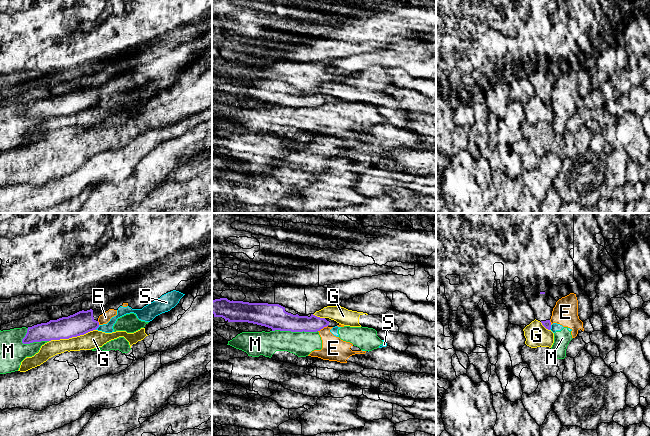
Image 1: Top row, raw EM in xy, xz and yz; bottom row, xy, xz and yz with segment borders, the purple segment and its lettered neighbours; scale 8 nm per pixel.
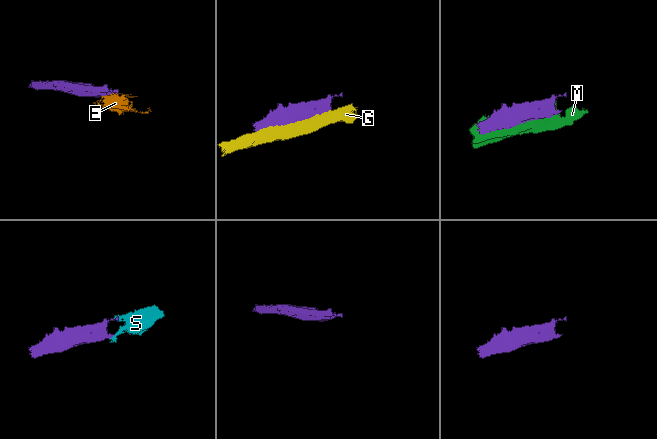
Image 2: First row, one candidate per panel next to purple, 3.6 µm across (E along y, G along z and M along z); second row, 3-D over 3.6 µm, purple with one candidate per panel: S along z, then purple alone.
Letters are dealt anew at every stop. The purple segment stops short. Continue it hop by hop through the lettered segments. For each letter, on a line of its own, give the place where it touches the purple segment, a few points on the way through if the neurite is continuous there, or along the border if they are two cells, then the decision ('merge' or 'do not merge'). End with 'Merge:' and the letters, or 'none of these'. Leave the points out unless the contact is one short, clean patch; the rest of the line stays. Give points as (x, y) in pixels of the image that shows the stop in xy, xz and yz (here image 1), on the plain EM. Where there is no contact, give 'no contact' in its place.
E: xz (322, 104) | along xz (327, 101), (318, 107) | do not merge
G: xy (72, 112) | do not merge
M: xz (295, 107) | do not merge
S: xy (97, 103) | along xy (99, 101), (95, 105) | do not merge
Merge: none of these

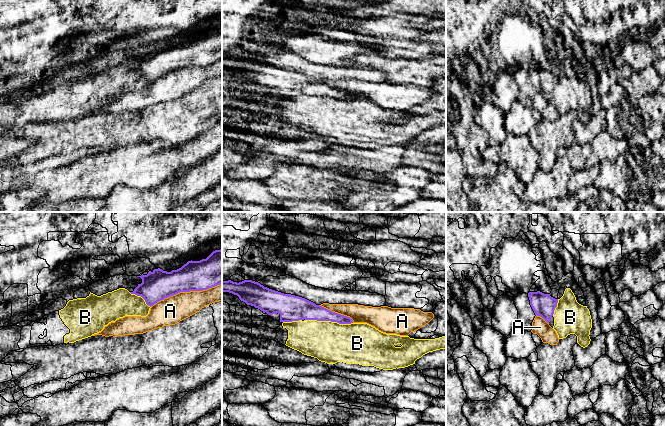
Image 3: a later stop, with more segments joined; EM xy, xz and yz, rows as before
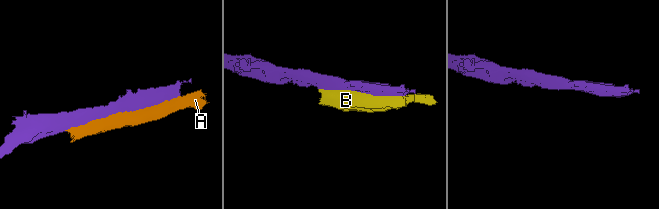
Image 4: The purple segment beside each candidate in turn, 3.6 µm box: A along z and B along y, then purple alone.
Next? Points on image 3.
A: xy (185, 67) | do not merge
B: xz (329, 96) | do not merge
Merge: none of these

